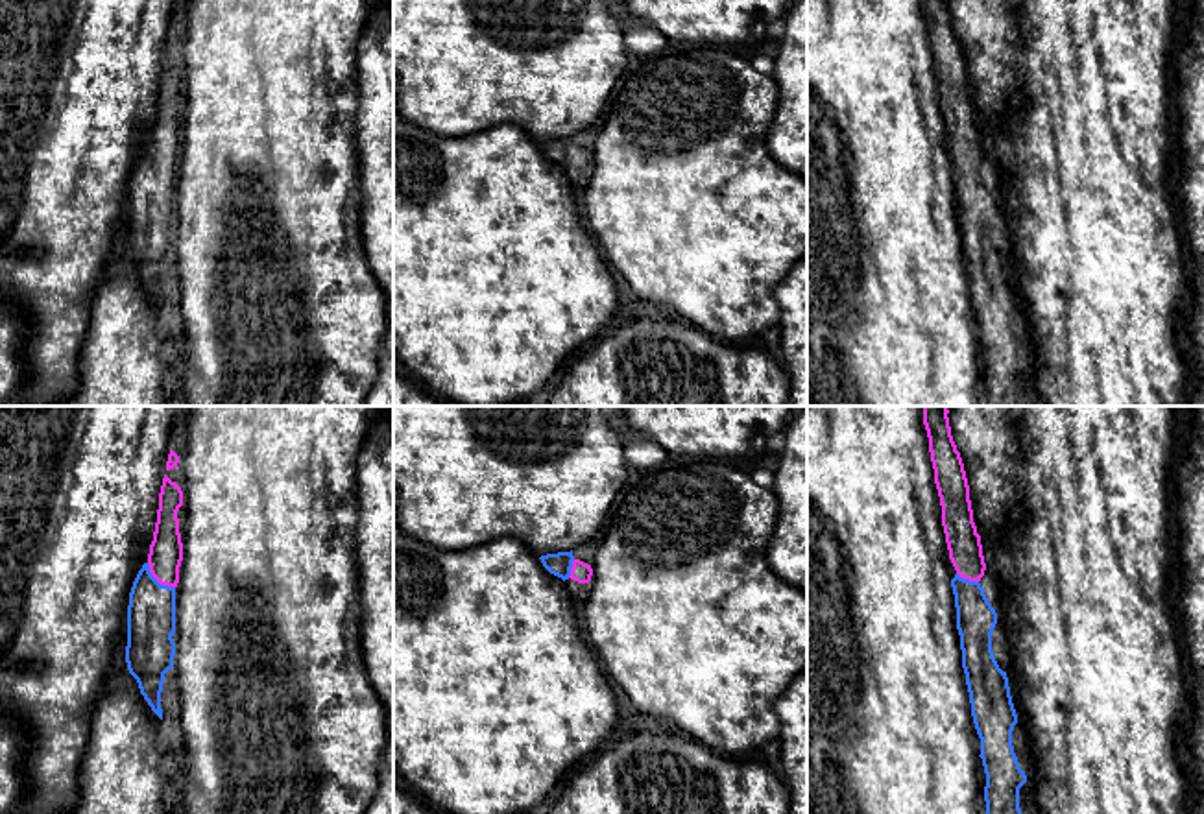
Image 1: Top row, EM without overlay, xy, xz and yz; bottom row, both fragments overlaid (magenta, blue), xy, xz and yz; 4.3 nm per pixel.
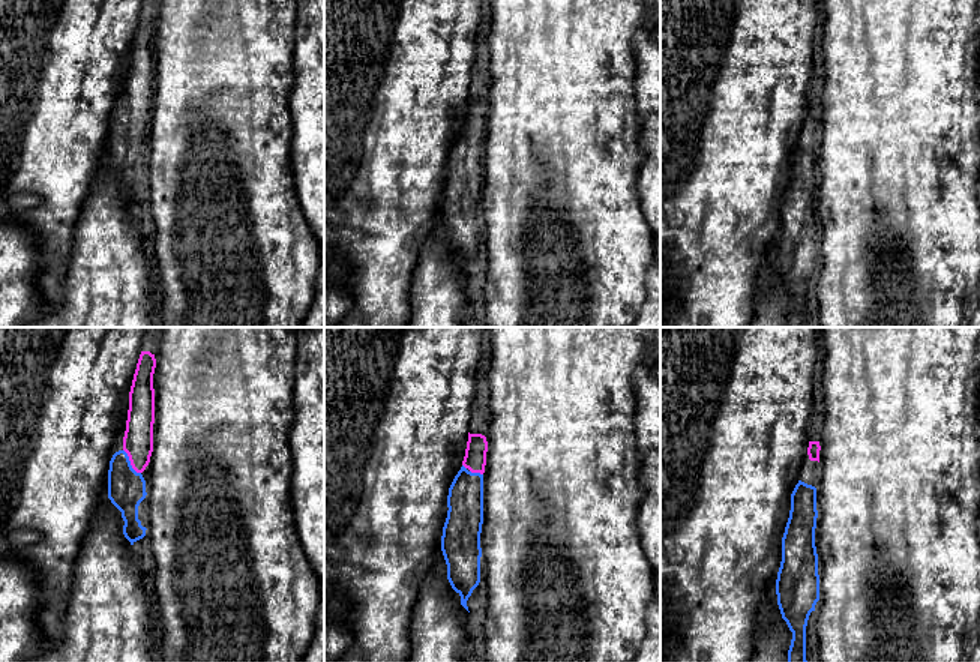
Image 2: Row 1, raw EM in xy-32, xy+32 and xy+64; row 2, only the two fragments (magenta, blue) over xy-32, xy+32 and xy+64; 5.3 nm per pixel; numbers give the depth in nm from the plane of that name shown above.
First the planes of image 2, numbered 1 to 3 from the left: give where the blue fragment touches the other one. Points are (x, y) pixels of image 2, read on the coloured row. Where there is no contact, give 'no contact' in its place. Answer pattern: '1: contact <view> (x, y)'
1: contact xy-32 (131, 463)
2: contact xy+32 (476, 472)
3: no contact

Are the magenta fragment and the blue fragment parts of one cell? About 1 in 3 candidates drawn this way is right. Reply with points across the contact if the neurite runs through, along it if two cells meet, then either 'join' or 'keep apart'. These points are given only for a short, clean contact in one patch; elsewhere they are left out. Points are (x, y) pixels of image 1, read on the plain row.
way xy (165, 143), (157, 167), (152, 192); join

